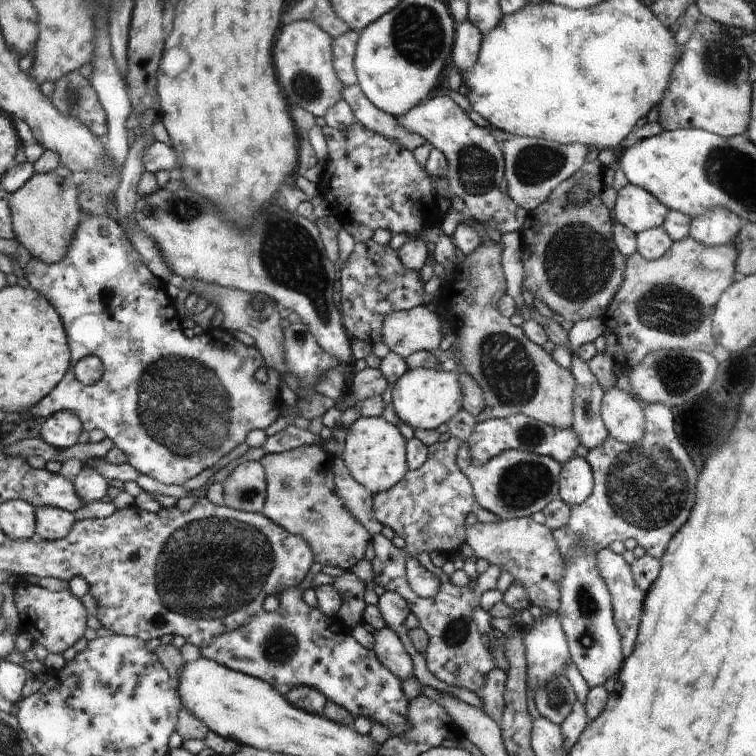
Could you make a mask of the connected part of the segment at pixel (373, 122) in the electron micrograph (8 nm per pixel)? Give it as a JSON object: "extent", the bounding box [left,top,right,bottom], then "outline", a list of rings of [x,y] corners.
{"extent":[342,85,426,151],"outline":[[[344,85],[342,99],[351,106],[358,123],[376,134],[384,135],[388,140],[396,140],[402,148],[414,151],[426,142],[420,134],[412,134],[404,126],[400,126],[398,118],[376,107],[359,85]]]}

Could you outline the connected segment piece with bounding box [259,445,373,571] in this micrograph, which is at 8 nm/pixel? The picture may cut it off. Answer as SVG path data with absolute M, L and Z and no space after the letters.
M320 445L298 446L282 453L266 453L259 461L263 463L267 473L267 500L260 514L282 526L288 534L302 536L315 552L315 562L318 564L338 566L342 570L350 571L352 566L364 559L364 551L373 539L372 534L354 518L346 504L342 504L342 500L334 494L332 468L326 452Z

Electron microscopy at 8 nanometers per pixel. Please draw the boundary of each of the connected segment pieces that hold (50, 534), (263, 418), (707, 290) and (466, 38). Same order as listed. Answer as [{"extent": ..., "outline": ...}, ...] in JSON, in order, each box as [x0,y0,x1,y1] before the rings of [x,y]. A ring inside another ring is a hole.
[{"extent":[37,506,78,540],"outline":[[[55,506],[37,508],[38,534],[44,540],[62,540],[68,538],[75,529],[78,519],[76,513]]]},{"extent":[25,215,285,485],"outline":[[[83,215],[81,229],[76,232],[76,240],[64,258],[64,262],[58,264],[48,264],[42,258],[32,257],[25,268],[25,274],[30,282],[30,286],[38,292],[42,292],[56,310],[60,311],[60,316],[64,319],[64,326],[67,327],[70,337],[71,348],[73,350],[73,365],[68,371],[67,377],[55,388],[52,394],[49,394],[39,405],[32,408],[36,417],[50,418],[54,414],[62,411],[72,411],[80,415],[84,428],[88,432],[92,430],[103,430],[106,437],[112,438],[116,447],[121,448],[129,456],[129,468],[131,472],[143,473],[158,479],[164,484],[183,485],[198,476],[202,470],[212,468],[218,460],[222,460],[230,450],[240,446],[252,430],[266,430],[278,416],[285,402],[280,396],[280,375],[272,367],[267,365],[266,359],[260,354],[258,348],[248,348],[248,345],[240,342],[234,337],[232,332],[226,331],[221,327],[210,327],[204,330],[200,335],[194,335],[193,338],[186,338],[180,328],[180,313],[176,308],[176,302],[166,290],[166,282],[158,278],[146,261],[142,258],[140,251],[134,246],[133,242],[128,240],[124,226],[120,225],[114,216],[88,216]],[[87,356],[100,356],[106,367],[106,374],[98,384],[86,385],[77,377],[78,363]]]},{"extent":[587,236,737,392],"outline":[[[690,236],[677,240],[658,260],[645,259],[638,251],[626,259],[626,276],[623,284],[620,285],[619,292],[615,294],[607,312],[600,317],[602,324],[606,326],[605,350],[597,352],[594,358],[587,362],[588,368],[604,392],[616,386],[617,378],[614,374],[616,365],[625,368],[639,365],[653,351],[696,349],[712,354],[717,346],[717,340],[712,334],[712,315],[721,292],[724,292],[737,278],[736,250],[732,246],[704,246]]]},{"extent":[452,20,482,77],"outline":[[[470,20],[456,24],[455,53],[452,54],[453,64],[461,77],[478,62],[478,52],[482,44],[481,30]]]}]

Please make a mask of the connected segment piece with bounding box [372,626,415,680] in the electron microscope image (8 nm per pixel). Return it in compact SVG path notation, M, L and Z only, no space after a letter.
M388 626L382 630L372 631L374 638L373 651L377 654L378 660L400 680L414 677L415 666L411 656L406 652L404 645L398 635Z

